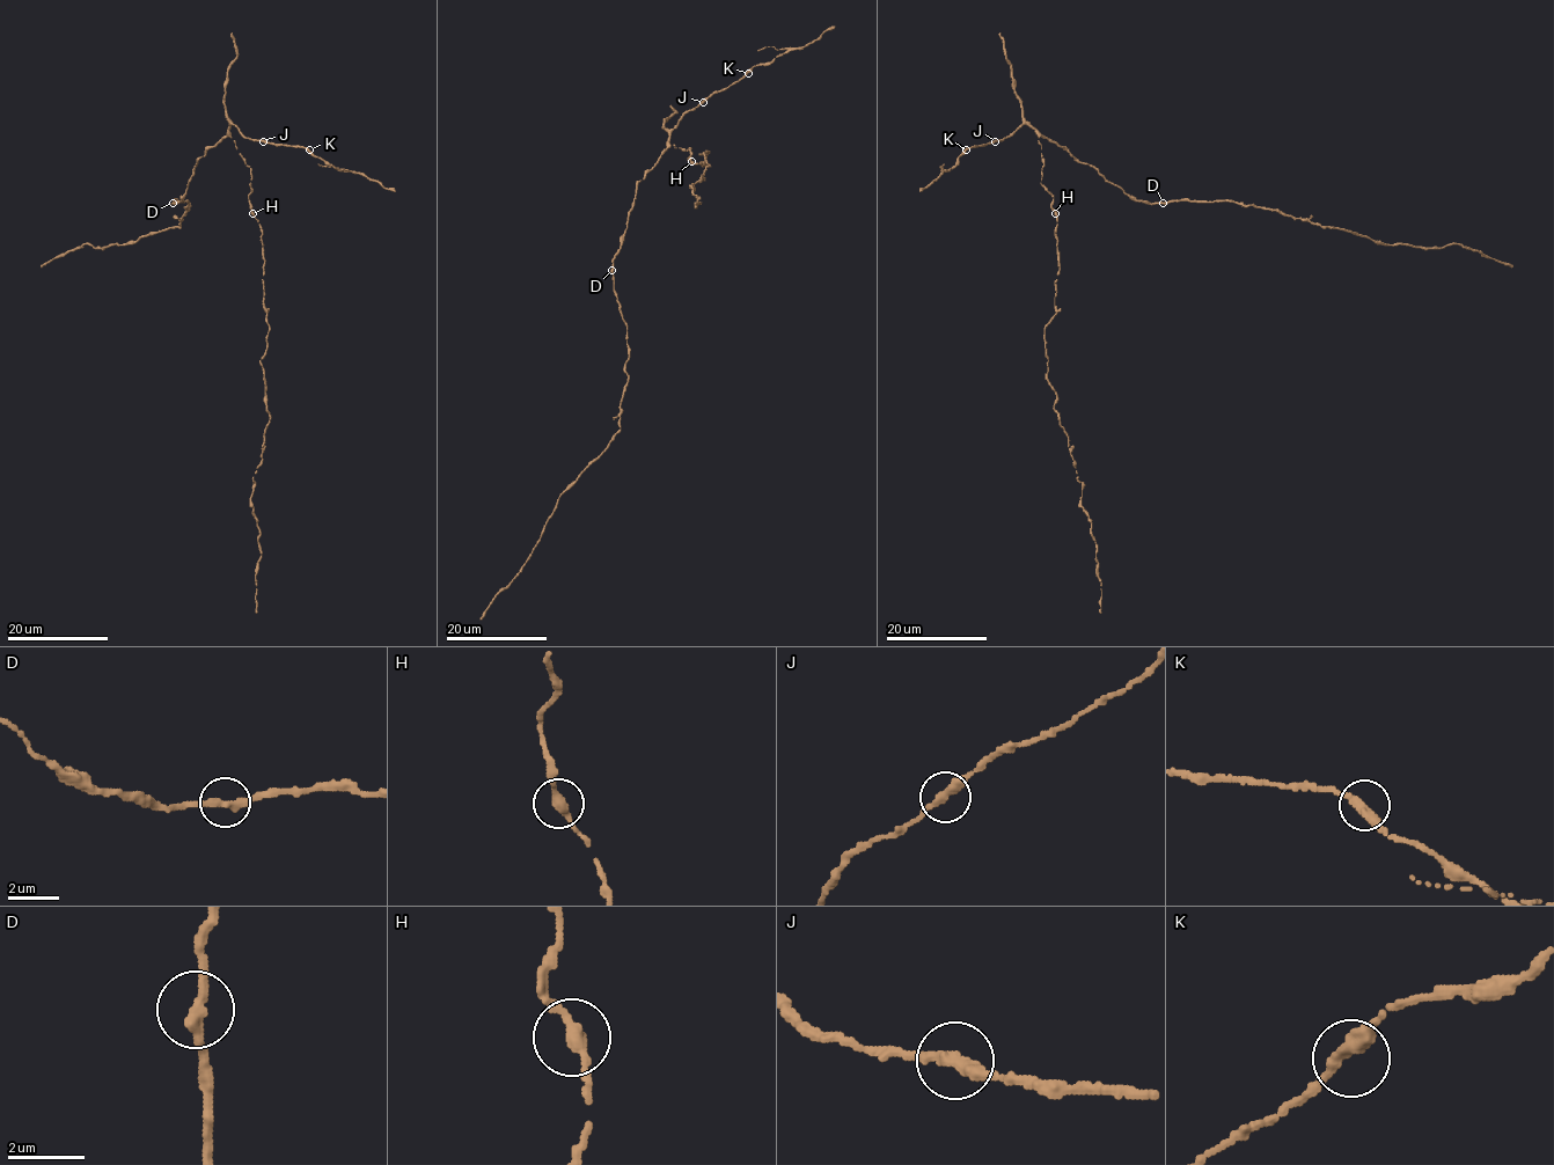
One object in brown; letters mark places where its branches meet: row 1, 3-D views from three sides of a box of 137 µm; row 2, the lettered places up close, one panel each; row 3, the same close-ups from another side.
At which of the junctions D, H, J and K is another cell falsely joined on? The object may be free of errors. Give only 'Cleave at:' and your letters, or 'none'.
Cleave at: none

